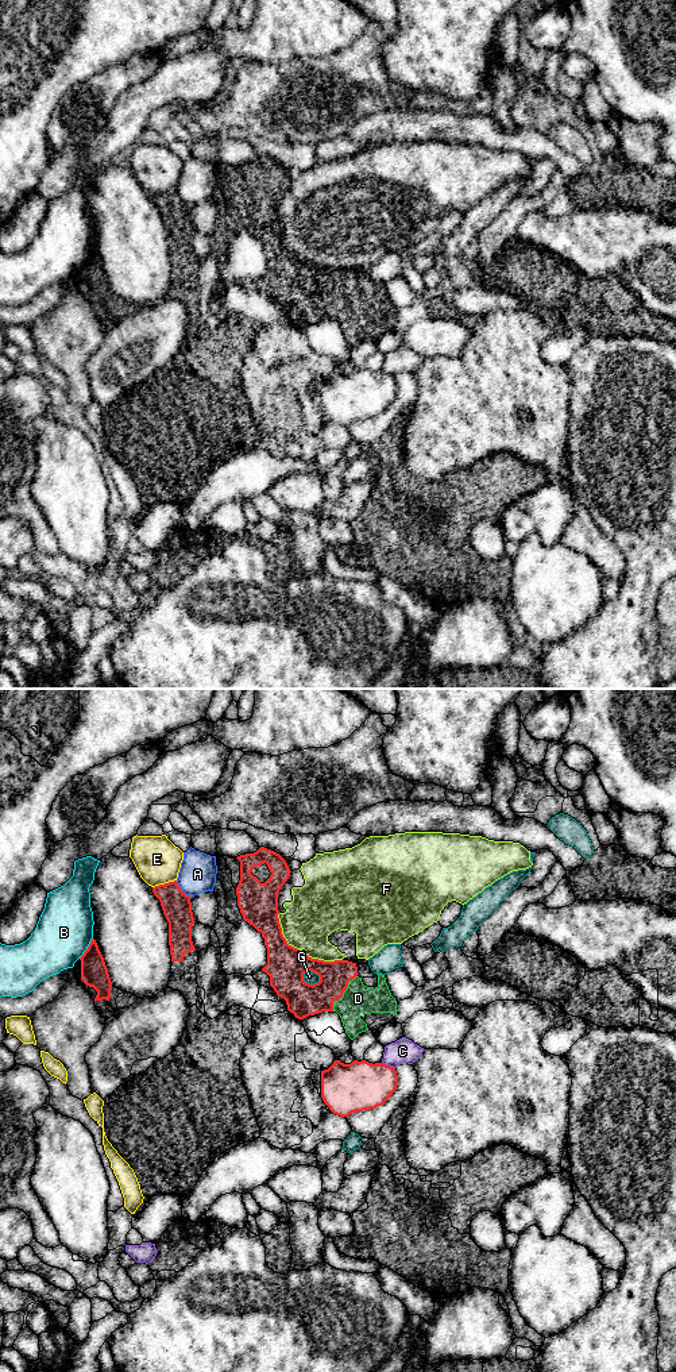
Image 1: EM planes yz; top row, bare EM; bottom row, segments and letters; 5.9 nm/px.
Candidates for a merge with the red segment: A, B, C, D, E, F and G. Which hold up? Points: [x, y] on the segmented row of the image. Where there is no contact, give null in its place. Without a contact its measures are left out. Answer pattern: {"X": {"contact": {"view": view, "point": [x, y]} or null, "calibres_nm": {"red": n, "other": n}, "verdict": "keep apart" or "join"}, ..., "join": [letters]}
{"A": {"contact": {"view": "yz", "point": [181, 890]}, "calibres_nm": {"red": 180, "other": 220}, "verdict": "keep apart"}, "B": {"contact": {"view": "yz", "point": [88, 948]}, "calibres_nm": {"red": 160, "other": 340}, "verdict": "keep apart"}, "C": {"contact": {"view": "yz", "point": [389, 1066]}, "calibres_nm": {"red": 300, "other": 140}, "verdict": "keep apart"}, "D": {"contact": {"view": "yz", "point": [343, 991]}, "calibres_nm": {"red": 200, "other": 180}, "verdict": "join"}, "E": {"contact": {"view": "yz", "point": [165, 883]}, "calibres_nm": {"red": 180, "other": 280}, "verdict": "keep apart"}, "F": {"contact": {"view": "yz", "point": [300, 951]}, "calibres_nm": {"red": 220, "other": 300}, "verdict": "keep apart"}, "G": {"contact": {"view": "yz", "point": [313, 971]}, "calibres_nm": {"red": 220, "other": 70}, "verdict": "keep apart"}, "join": ["D"]}

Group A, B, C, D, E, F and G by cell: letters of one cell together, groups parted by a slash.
A / B / C / D / E / F / G

